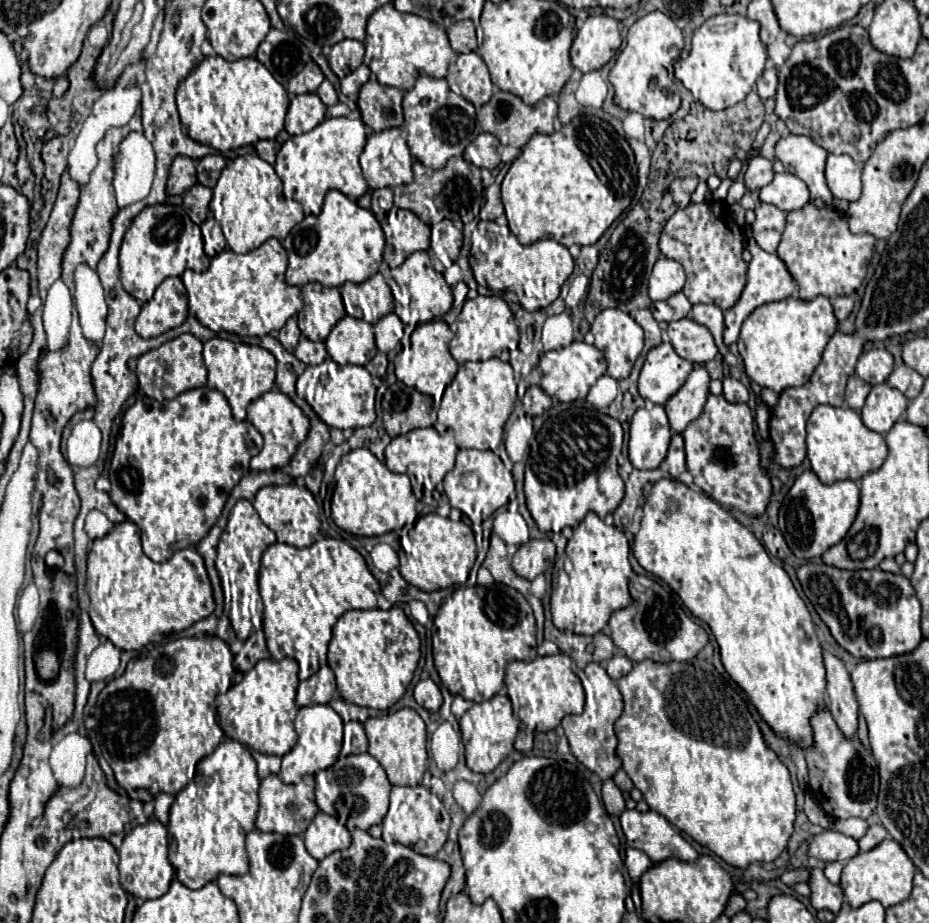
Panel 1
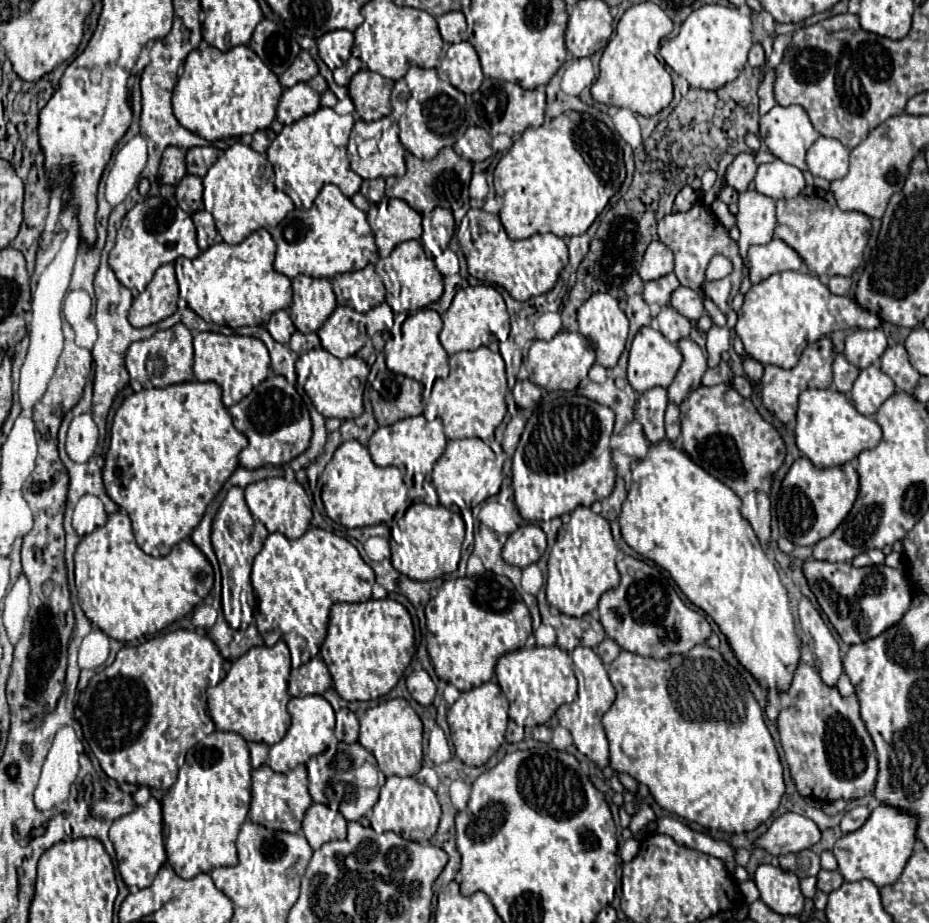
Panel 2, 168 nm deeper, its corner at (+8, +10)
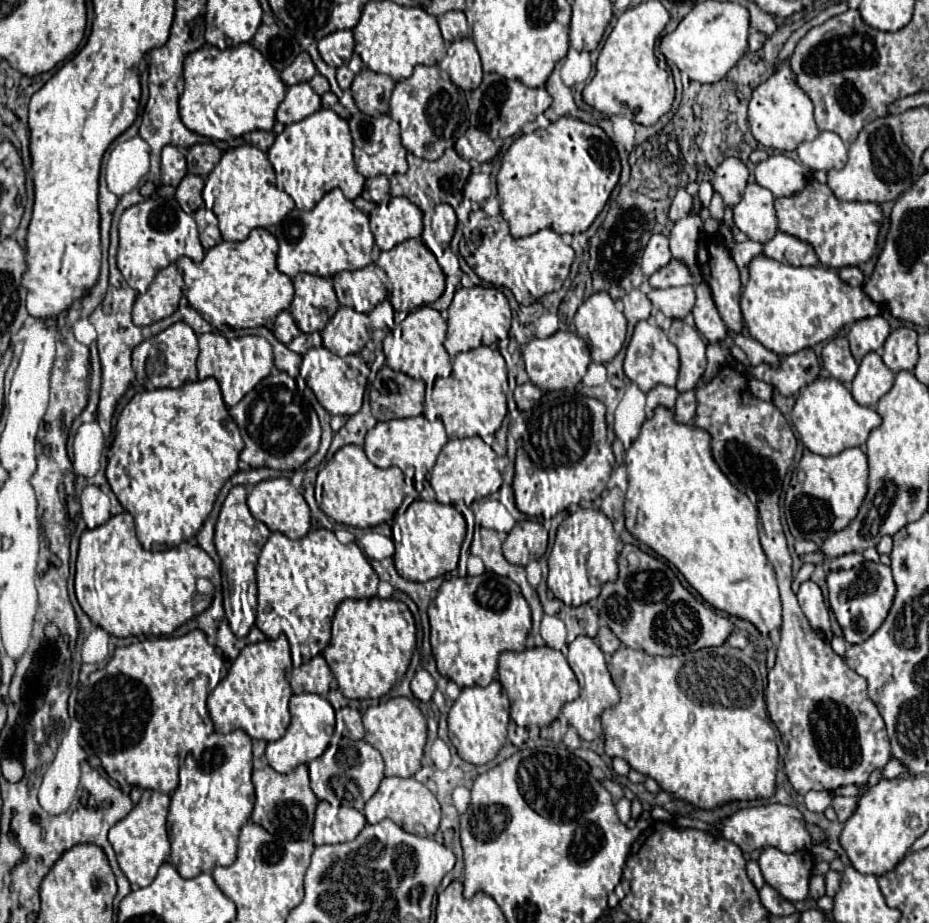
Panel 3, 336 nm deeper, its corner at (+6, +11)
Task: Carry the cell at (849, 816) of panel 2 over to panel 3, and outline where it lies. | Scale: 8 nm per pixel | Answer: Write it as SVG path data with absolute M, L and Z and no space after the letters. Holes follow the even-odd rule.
M836 795L832 799L832 807L834 807L836 815L838 815L838 821L844 823L856 809L856 797L840 797L840 795Z

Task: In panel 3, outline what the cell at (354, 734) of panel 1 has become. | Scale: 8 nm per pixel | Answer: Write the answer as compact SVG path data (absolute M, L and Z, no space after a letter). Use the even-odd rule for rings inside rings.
M343 707L335 712L335 718L335 732L337 734L352 740L364 738L361 712L350 707Z

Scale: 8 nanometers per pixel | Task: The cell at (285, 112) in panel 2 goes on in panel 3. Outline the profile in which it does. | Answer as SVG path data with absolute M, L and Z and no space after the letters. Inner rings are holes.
M298 83L286 91L286 97L276 111L276 119L284 125L290 125L306 119L318 109L320 109L320 95L308 83Z

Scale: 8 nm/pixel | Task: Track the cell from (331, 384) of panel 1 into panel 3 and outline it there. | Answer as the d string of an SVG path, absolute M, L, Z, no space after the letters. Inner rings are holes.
M324 347L318 349L310 349L302 356L299 370L299 377L304 379L306 383L296 383L298 390L303 396L316 395L318 403L330 413L330 415L354 415L360 411L362 407L362 397L364 397L365 389L368 384L368 376L370 369L358 354L338 357L334 353L330 353Z

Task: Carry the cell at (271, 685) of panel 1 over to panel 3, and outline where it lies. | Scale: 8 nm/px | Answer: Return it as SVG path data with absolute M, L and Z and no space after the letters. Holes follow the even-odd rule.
M280 635L278 639L266 639L260 643L246 645L232 663L228 675L208 695L208 713L214 721L214 731L230 733L234 729L242 729L252 739L280 739L290 725L290 669L290 645L284 635Z

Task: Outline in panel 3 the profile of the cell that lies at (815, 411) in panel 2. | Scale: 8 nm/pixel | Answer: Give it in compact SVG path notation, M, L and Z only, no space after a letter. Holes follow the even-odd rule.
M822 375L816 377L810 385L802 387L792 409L792 423L800 433L804 447L808 447L816 455L830 457L842 453L848 447L862 447L870 431L878 427L882 419L874 409L858 405L850 391L840 381Z

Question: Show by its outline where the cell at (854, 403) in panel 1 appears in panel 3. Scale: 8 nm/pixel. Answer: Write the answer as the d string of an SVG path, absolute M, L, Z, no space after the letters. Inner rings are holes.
M836 337L826 343L826 347L822 349L822 369L830 377L834 377L840 383L844 383L846 387L850 387L850 383L858 371L858 363L854 361L854 357L848 349L846 337Z

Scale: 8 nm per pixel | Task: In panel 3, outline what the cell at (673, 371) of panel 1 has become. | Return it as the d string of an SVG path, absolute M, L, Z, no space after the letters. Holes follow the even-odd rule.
M640 321L634 327L632 339L626 349L624 373L634 381L644 393L648 393L656 385L676 385L678 379L678 349L668 341L666 333L648 321Z

